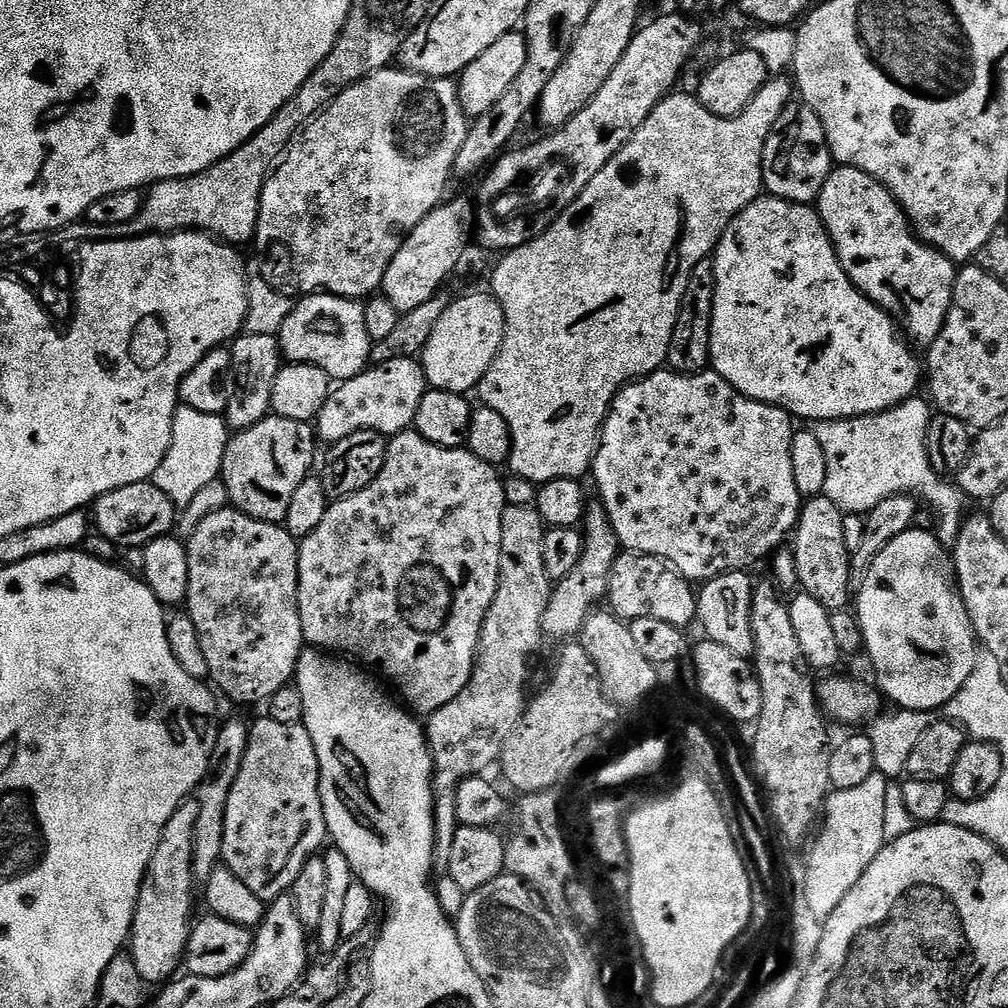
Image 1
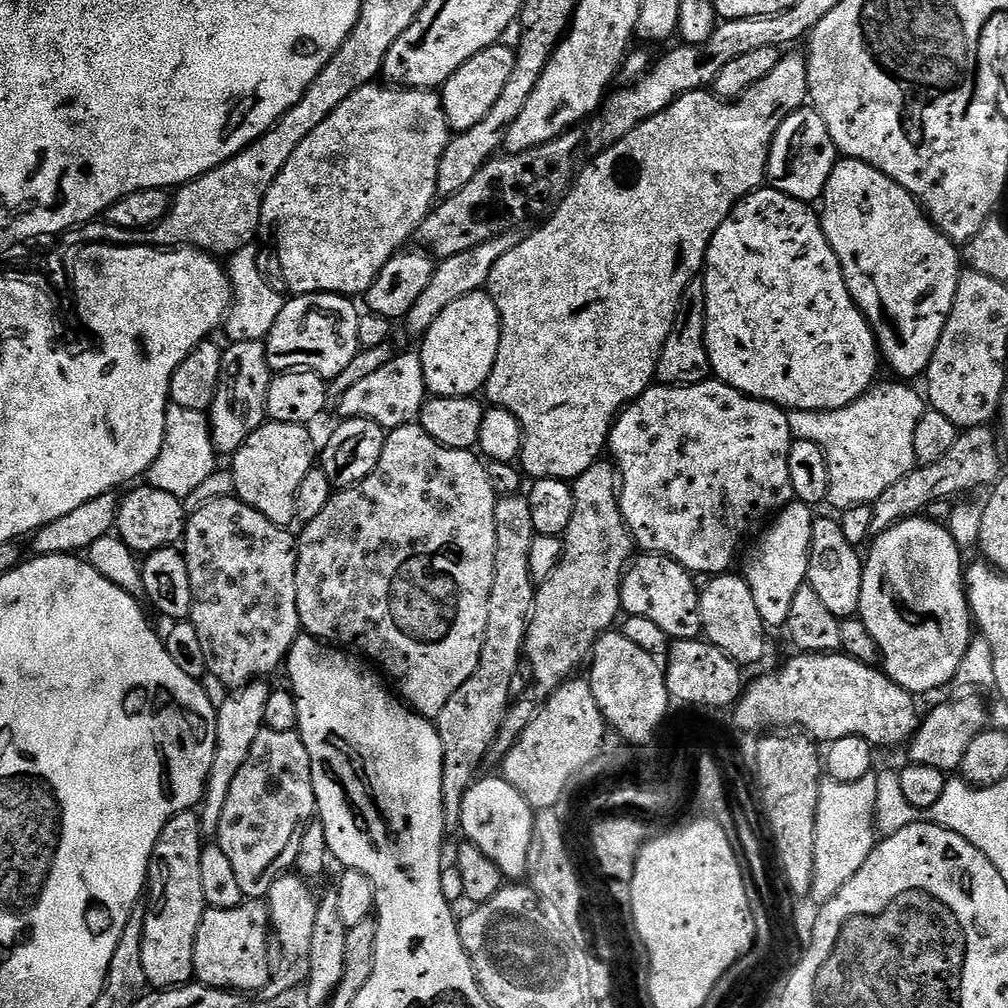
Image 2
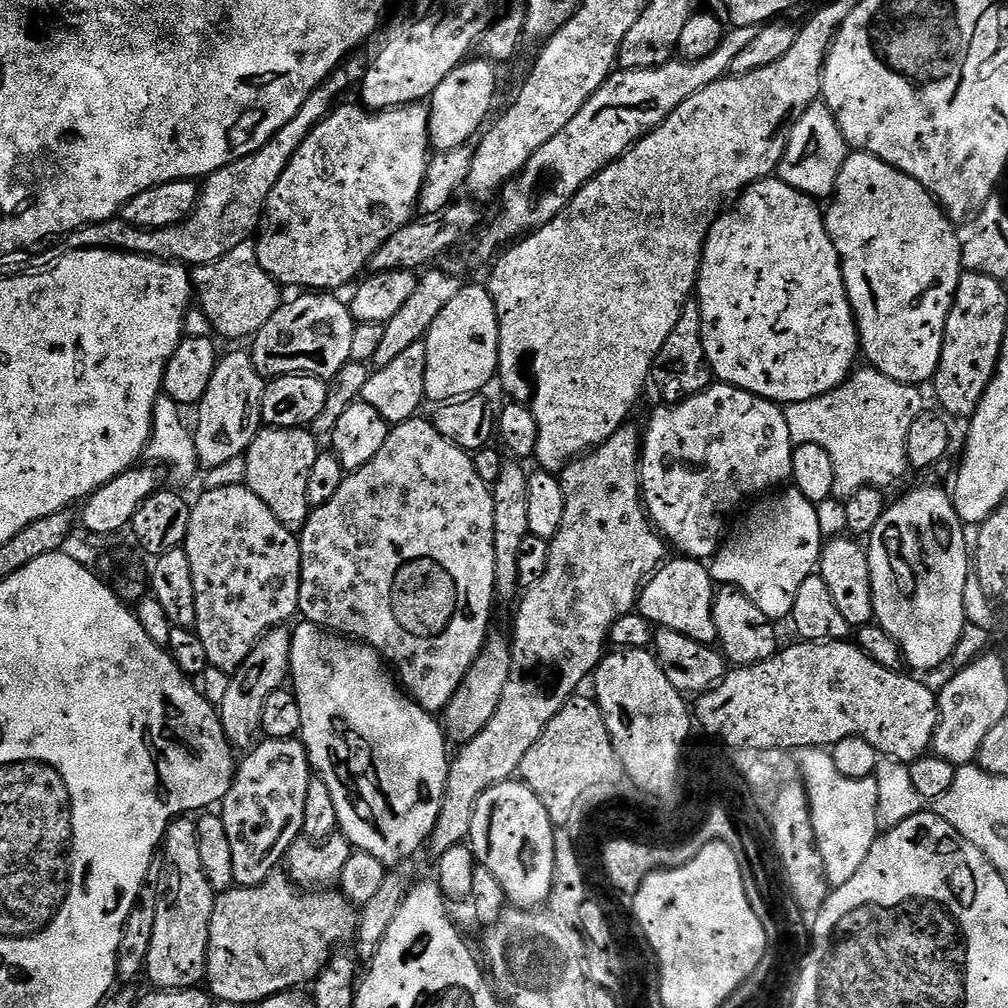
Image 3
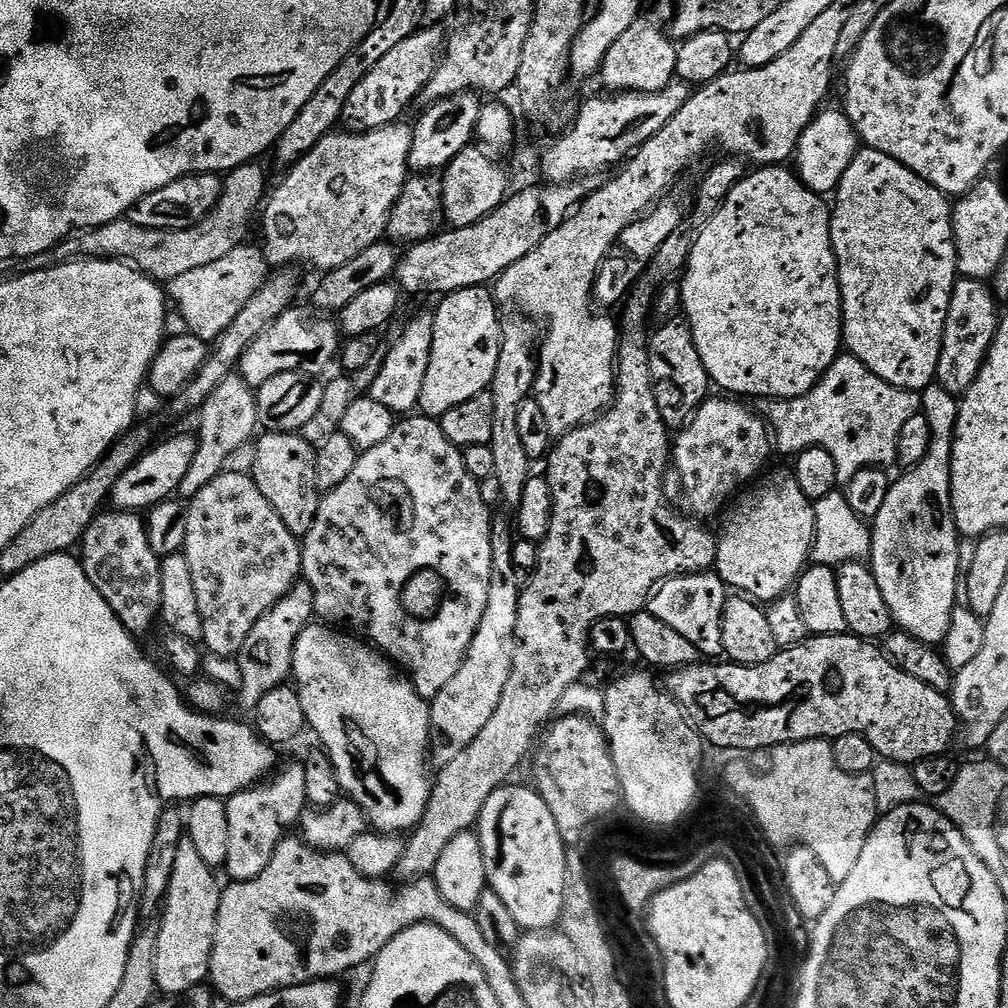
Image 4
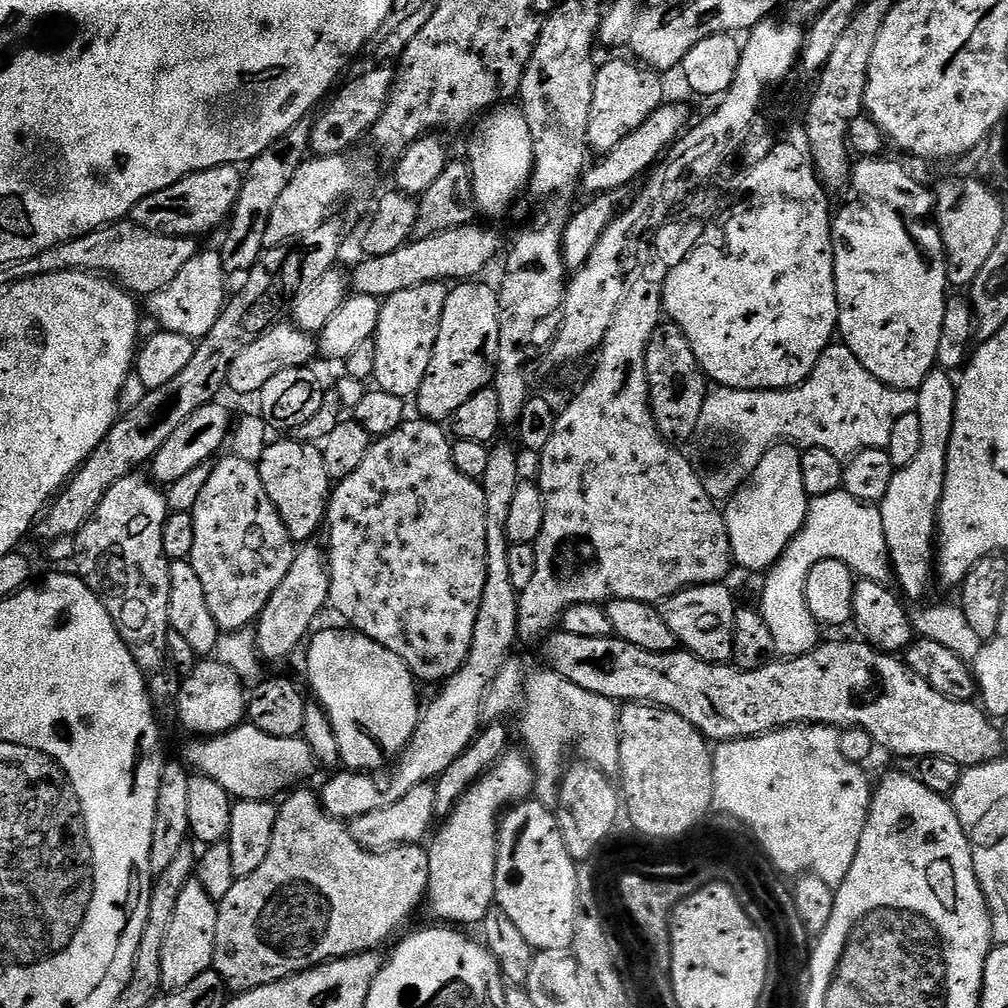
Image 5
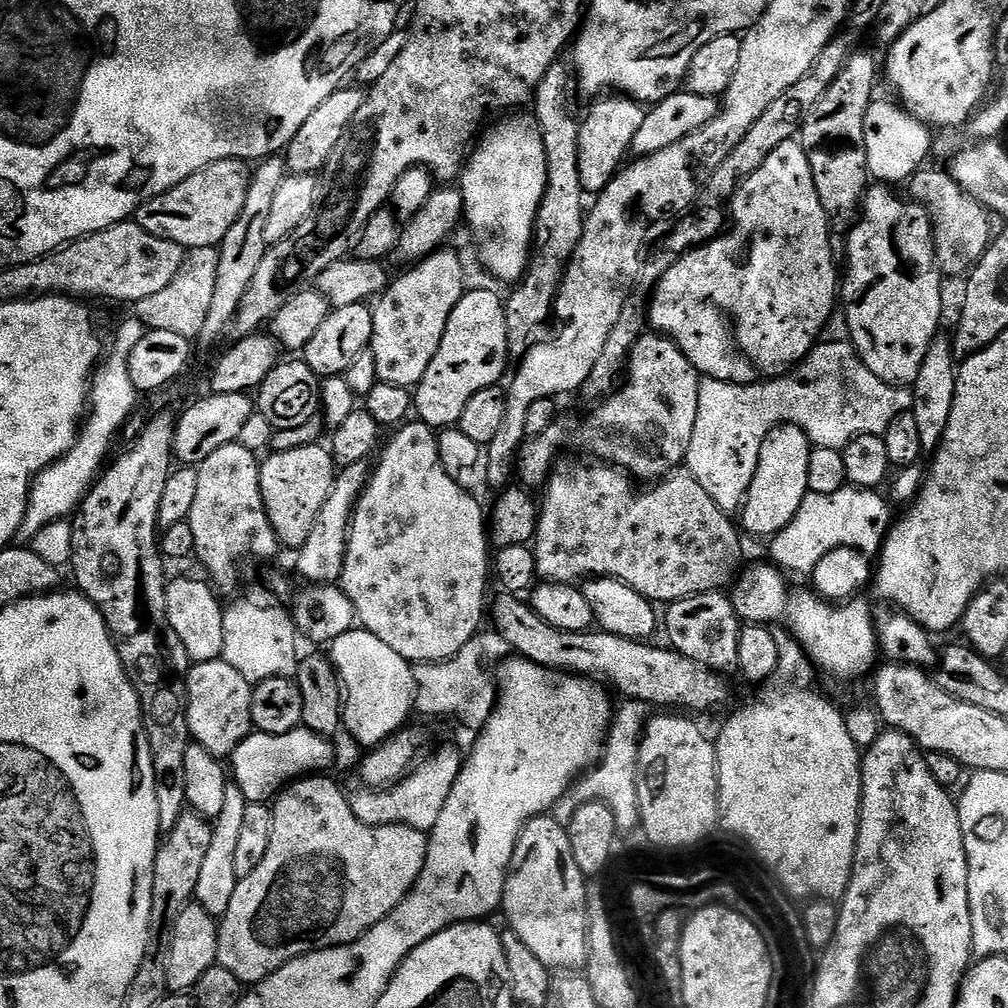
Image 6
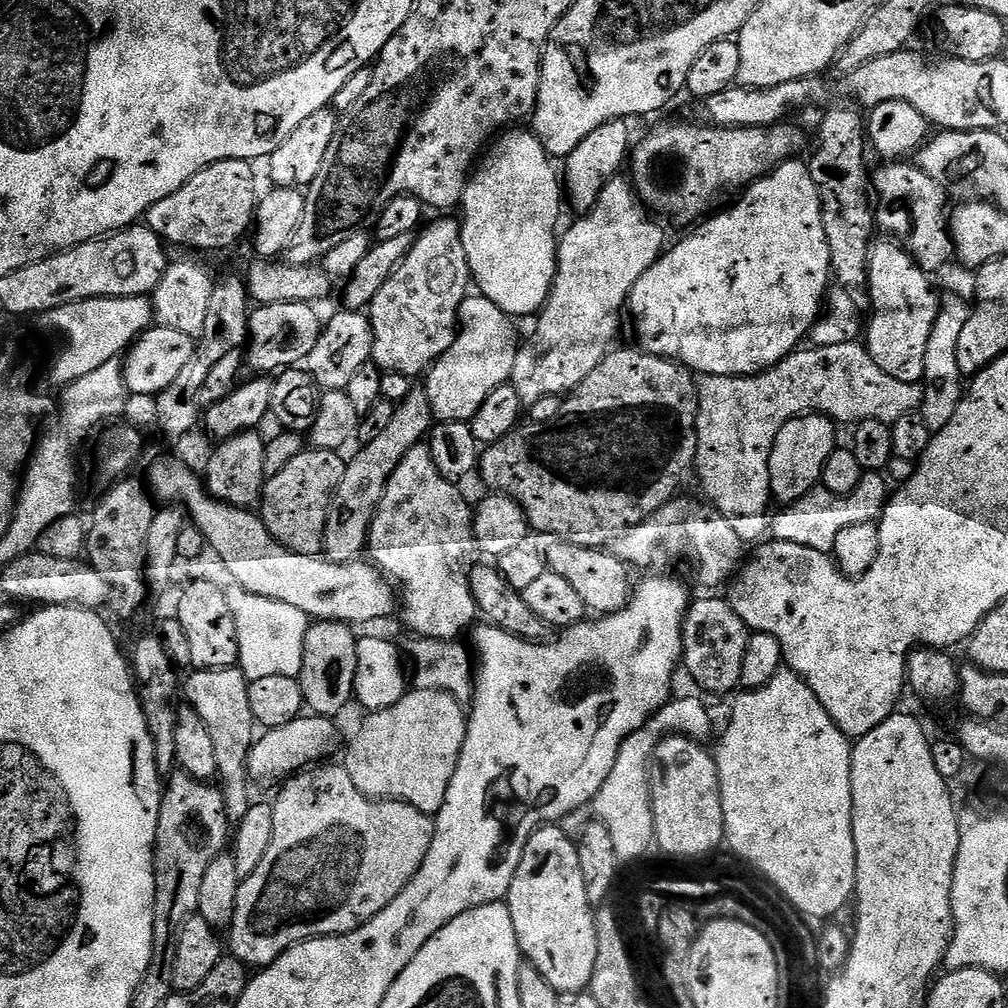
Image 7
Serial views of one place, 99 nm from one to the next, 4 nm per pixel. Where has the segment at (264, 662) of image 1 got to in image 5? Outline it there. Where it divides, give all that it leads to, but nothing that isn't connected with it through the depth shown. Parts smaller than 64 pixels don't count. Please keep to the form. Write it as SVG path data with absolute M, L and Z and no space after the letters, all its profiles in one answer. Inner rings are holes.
M224 455L211 465L210 478L206 478L202 495L191 511L194 550L190 563L202 581L210 618L221 633L232 633L255 625L260 619L266 602L270 602L270 594L286 578L297 545L289 538L286 526L282 526L278 510L266 494L266 486L262 486L259 467L242 462L237 456Z

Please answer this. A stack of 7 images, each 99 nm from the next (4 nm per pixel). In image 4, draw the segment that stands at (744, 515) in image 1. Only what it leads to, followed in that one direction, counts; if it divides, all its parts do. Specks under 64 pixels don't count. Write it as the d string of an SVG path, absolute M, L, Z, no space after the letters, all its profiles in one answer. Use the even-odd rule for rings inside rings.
M724 399L728 400L705 400L691 420L675 433L670 448L674 472L680 475L688 508L693 512L689 513L696 518L719 517L725 505L765 471L764 463L774 452L774 437L765 417L751 412L744 405L747 403L739 399Z

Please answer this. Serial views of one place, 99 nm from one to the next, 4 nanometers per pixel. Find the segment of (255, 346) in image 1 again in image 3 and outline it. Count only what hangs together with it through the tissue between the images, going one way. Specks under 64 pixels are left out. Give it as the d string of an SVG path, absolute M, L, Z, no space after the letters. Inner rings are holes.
M251 351L228 352L216 361L214 378L210 378L210 386L206 386L206 394L200 400L196 412L196 424L194 423L194 435L197 446L197 458L199 467L207 470L214 466L222 466L222 462L230 462L230 458L238 458L247 453L254 438L262 431L262 398L266 387L266 378L254 366Z

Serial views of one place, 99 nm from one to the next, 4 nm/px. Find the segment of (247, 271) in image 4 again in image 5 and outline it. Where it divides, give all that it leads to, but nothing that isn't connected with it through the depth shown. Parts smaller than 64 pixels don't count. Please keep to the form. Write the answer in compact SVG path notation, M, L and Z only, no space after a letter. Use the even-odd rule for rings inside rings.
M197 251L196 256L190 262L186 262L182 270L178 270L170 286L147 297L147 315L154 317L163 331L182 334L187 340L198 342L206 334L210 334L210 330L214 330L214 322L218 322L218 318L224 312L224 279L226 273L219 251Z

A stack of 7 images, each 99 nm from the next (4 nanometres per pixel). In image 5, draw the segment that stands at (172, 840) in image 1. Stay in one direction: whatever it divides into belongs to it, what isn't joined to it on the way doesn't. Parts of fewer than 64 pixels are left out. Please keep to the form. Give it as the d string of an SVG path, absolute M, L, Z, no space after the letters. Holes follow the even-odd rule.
M197 879L189 880L186 886L182 886L182 894L178 894L174 919L170 921L170 930L166 930L166 942L162 946L162 989L165 993L177 992L190 986L198 974L212 968L217 930L217 901L206 894Z

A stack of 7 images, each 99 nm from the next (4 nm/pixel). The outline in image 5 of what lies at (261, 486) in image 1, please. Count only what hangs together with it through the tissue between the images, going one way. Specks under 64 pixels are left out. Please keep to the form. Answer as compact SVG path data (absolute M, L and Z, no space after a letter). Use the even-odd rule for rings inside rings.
M291 438L269 443L262 454L258 465L262 486L266 486L266 494L270 502L278 510L282 518L282 526L286 526L288 536L294 542L308 542L316 531L321 531L326 520L330 481L326 474L326 466L322 463L322 454L315 444L303 444Z

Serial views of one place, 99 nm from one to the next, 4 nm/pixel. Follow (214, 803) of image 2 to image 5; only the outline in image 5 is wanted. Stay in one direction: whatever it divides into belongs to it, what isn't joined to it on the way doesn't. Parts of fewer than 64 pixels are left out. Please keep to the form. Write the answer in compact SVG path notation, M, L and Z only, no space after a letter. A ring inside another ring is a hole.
M316 542L297 547L296 557L294 562L290 562L286 578L282 578L278 590L270 594L270 602L266 602L260 619L254 625L256 651L261 661L284 660L300 643L300 647L305 643L306 637L313 631L312 623L316 615L328 604L329 590L325 549L321 545L319 548Z

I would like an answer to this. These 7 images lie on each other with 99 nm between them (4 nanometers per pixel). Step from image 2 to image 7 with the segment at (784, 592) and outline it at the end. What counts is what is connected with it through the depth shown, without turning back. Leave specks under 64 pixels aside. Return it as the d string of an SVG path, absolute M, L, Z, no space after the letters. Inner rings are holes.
M809 414L795 416L778 430L778 438L772 447L766 469L766 484L772 487L777 505L787 506L801 500L806 493L813 491L821 483L826 466L826 458L838 447L836 427L827 416Z

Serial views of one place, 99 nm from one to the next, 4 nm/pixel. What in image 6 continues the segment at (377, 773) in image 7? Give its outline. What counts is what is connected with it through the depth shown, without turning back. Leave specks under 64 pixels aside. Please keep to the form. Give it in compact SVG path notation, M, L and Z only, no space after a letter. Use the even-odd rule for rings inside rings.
M448 744L445 748L438 749L433 756L426 756L391 788L351 793L352 812L372 828L405 824L414 830L431 833L432 827L438 822L438 814L442 814L442 806L446 806L446 798L450 798L450 790L454 790L454 782L462 767L462 752L460 756L459 750Z

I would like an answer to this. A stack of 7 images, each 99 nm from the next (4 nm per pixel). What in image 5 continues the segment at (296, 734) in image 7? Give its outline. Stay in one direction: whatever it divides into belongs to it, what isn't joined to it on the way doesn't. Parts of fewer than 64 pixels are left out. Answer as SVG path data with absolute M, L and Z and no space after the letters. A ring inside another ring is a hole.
M247 722L224 735L190 740L187 767L192 770L210 770L212 780L236 800L271 801L276 798L272 796L279 797L287 793L293 787L292 783L303 785L300 783L318 768L310 746L300 736L274 738L270 734L262 734L262 730Z

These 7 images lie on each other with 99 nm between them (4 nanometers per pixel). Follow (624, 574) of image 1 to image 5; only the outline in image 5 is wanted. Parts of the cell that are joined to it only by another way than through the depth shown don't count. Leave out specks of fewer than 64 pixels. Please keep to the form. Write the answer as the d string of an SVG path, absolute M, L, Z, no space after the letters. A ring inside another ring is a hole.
M727 583L703 584L686 588L677 596L669 596L659 609L661 618L676 635L677 645L700 660L711 664L728 664L734 650L734 618L738 601L732 597Z

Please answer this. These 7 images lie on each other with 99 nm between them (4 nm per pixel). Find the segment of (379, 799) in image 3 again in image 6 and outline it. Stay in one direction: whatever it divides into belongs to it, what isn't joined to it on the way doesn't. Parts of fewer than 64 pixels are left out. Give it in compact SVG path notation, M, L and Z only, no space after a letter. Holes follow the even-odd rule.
M353 627L351 632L342 634L330 645L330 659L340 677L342 689L342 724L348 732L364 747L371 750L378 744L396 735L409 723L408 715L413 715L415 684L412 677L413 665L398 650L390 650L382 638L374 638L374 634L364 631L363 627Z

